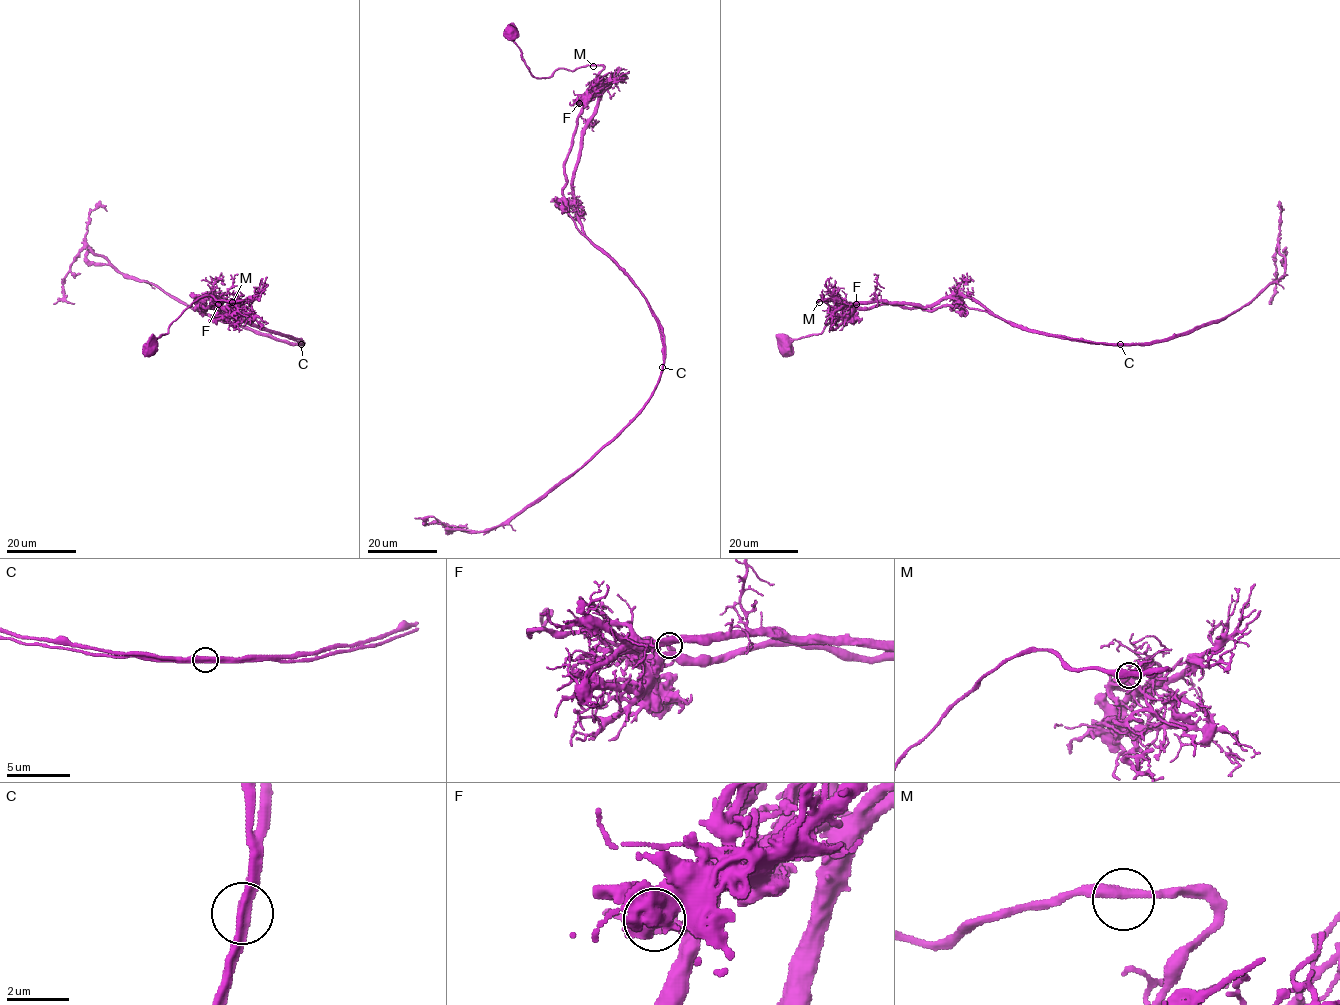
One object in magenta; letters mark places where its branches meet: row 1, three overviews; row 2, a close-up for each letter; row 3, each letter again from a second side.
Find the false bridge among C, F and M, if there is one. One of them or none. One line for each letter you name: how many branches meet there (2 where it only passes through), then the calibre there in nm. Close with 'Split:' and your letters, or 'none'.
C: 2 | 400 nm
Split: C

